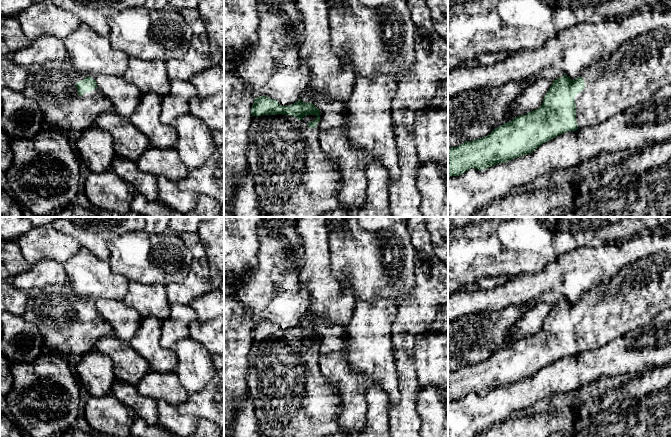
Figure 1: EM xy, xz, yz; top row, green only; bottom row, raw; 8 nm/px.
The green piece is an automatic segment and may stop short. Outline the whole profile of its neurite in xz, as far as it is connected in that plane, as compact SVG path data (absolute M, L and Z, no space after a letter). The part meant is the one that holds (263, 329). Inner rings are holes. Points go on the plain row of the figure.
M259 320L254 323L251 332L252 346L248 353L247 382L250 395L253 399L254 413L258 421L258 431L261 437L330 437L339 431L335 419L340 412L340 398L337 386L322 374L320 369L320 334L312 327L304 327L300 323L290 330L282 330L277 324L267 320ZM316 339L314 345L304 345L303 341Z

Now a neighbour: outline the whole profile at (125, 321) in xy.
M111 299L96 300L96 307L111 325L112 335L123 342L130 343L142 322L139 313L123 302Z

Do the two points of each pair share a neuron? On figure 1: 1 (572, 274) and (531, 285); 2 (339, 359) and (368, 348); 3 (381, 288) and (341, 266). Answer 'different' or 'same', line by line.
1: same
2: different
3: same

